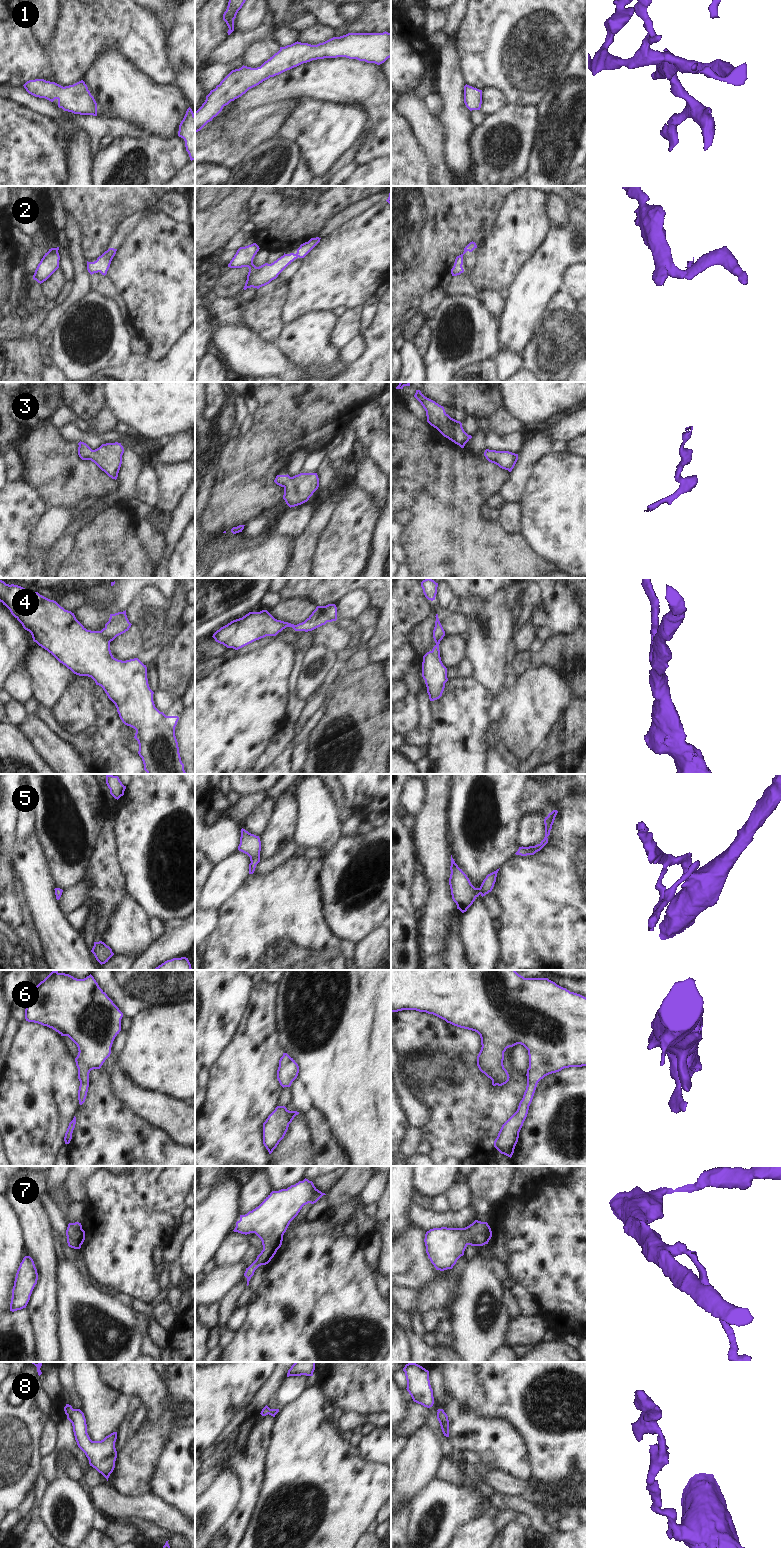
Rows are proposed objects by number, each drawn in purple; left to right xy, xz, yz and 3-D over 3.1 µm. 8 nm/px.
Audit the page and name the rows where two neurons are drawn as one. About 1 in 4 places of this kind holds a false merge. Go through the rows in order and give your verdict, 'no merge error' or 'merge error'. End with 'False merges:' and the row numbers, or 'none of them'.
1: no merge error
2: no merge error
3: no merge error
4: no merge error
5: no merge error
6: no merge error
7: no merge error
8: no merge error
False merges: none of them

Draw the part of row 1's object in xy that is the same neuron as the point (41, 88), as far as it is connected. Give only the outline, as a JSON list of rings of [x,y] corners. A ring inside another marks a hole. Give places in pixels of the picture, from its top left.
[[[44,79],[29,80],[24,85],[26,91],[51,102],[58,100],[58,107],[64,111],[80,115],[97,116],[97,103],[83,80],[69,86],[61,86]]]

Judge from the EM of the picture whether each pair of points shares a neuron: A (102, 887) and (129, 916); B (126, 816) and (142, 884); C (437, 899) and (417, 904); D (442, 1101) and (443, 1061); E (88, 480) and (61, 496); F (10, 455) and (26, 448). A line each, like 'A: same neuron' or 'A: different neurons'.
A: different neurons
B: same neuron
C: different neurons
D: different neurons
E: same neuron
F: different neurons

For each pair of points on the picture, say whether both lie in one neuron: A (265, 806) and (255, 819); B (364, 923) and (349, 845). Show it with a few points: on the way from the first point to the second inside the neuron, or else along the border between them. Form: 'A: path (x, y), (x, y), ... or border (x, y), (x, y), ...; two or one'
A: path (265, 809), (258, 816); one
B: path (342, 912), (333, 904), (333, 895), (343, 867); one

